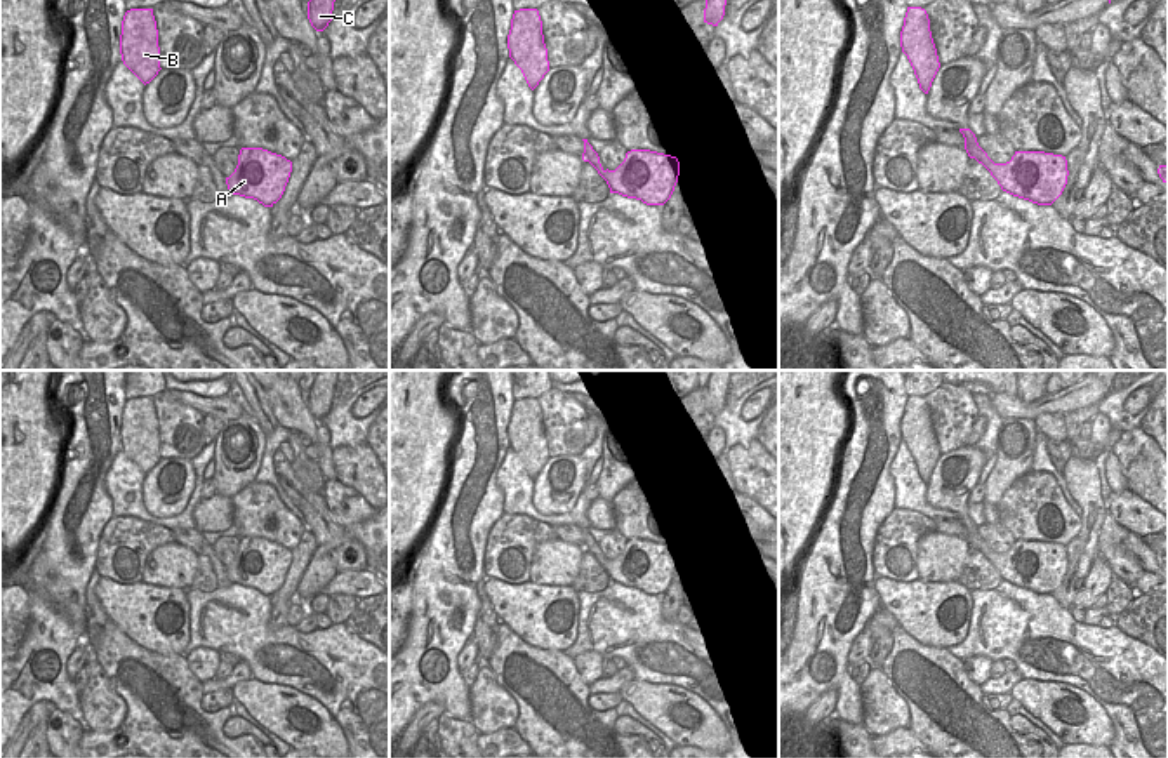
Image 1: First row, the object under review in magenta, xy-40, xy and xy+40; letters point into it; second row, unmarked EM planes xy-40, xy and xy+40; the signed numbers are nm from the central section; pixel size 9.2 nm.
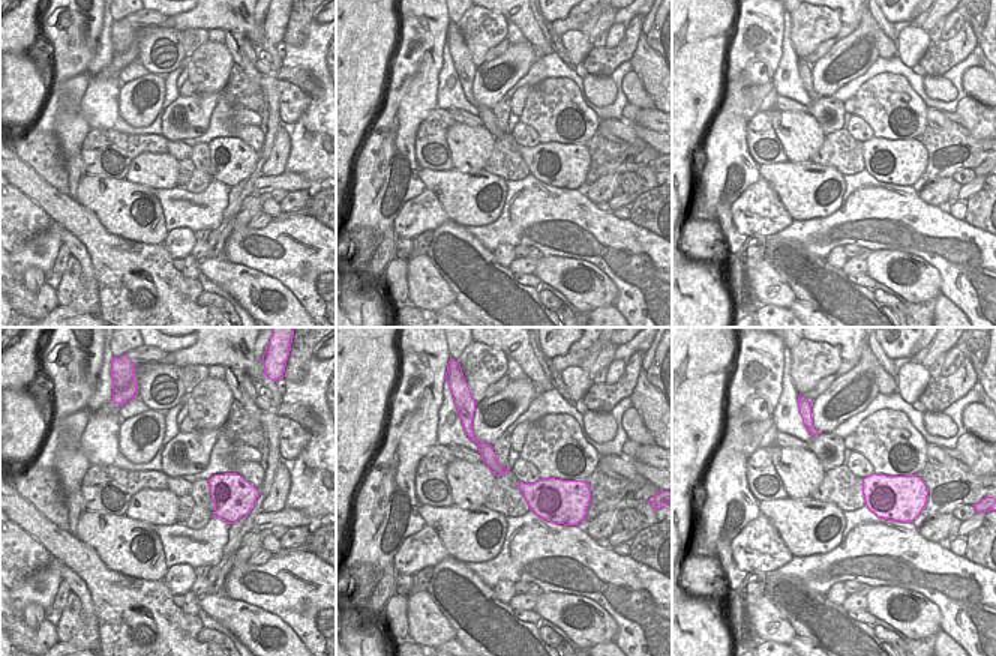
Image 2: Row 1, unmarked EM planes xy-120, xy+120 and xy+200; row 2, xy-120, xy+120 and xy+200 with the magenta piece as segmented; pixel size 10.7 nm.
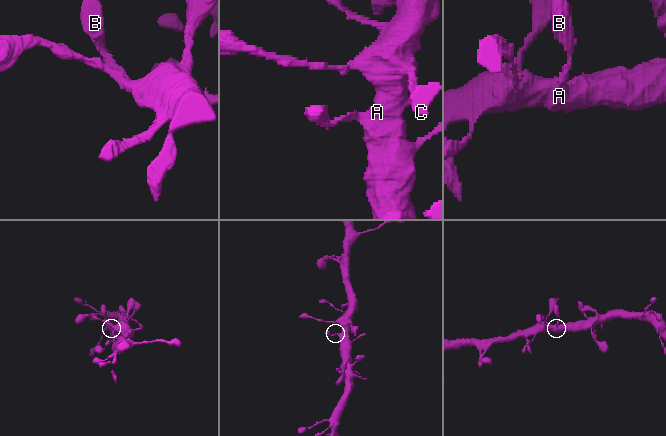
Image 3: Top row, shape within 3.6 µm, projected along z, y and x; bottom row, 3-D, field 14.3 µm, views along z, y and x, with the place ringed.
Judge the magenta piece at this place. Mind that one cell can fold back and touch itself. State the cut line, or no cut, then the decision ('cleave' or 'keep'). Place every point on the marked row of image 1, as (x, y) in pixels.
no cut; keep

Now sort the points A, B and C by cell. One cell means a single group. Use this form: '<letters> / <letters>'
A B C

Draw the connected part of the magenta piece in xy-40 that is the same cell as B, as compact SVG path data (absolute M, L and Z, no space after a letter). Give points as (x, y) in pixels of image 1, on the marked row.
M130 9L122 21L120 54L123 64L146 85L160 68L158 30L153 9Z

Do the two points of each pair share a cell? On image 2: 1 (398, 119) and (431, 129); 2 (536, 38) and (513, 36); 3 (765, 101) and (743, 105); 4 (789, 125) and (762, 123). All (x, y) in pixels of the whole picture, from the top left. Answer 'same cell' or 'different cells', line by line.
1: different cells
2: different cells
3: same cell
4: different cells

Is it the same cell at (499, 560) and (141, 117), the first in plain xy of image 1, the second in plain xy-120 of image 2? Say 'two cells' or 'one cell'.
two cells

